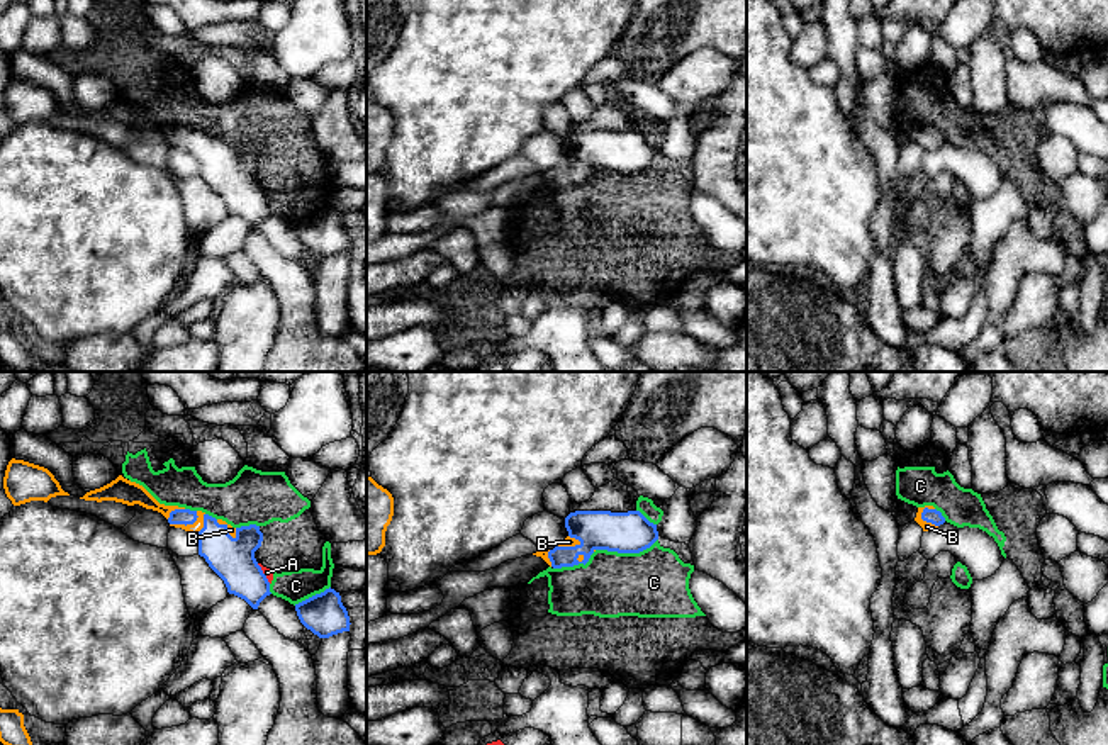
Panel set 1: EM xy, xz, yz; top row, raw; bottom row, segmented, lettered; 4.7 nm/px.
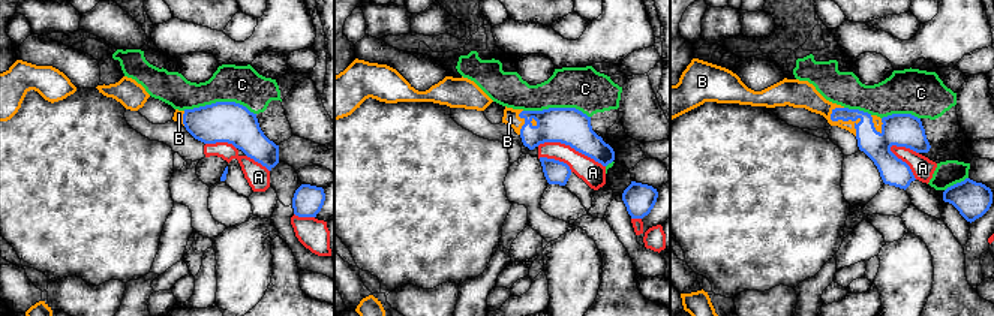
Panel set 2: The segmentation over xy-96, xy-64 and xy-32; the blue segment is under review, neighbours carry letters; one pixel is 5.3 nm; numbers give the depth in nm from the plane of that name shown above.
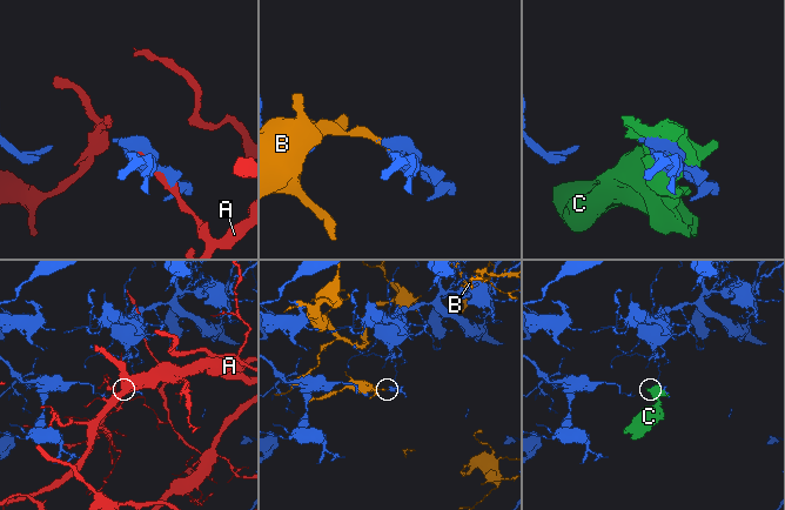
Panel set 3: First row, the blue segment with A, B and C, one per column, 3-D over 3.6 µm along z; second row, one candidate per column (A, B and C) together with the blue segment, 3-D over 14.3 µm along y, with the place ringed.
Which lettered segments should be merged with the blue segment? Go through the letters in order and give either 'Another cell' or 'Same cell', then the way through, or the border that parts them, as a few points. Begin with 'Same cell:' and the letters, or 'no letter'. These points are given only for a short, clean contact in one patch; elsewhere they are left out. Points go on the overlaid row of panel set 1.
Same cell: no letter
A: Another cell
B: Another cell
C: Another cell

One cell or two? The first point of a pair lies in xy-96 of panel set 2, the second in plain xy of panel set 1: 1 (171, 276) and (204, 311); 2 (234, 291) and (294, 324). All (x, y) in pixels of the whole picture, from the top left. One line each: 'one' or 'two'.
1: one
2: two

